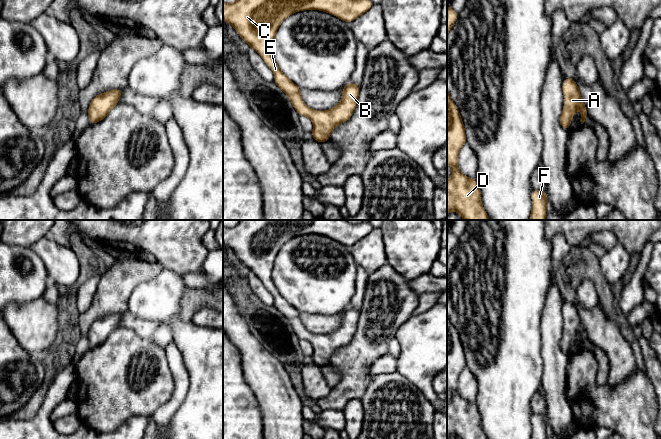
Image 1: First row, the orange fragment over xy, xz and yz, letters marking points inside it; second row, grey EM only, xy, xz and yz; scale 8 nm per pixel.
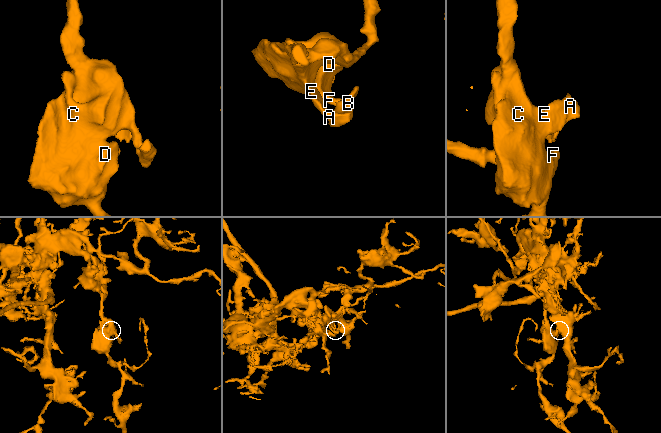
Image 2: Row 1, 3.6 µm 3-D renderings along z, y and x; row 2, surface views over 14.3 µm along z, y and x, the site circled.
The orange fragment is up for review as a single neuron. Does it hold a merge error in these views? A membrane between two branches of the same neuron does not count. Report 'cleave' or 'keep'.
keep

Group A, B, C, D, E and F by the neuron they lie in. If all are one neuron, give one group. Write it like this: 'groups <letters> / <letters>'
groups A B C D E F

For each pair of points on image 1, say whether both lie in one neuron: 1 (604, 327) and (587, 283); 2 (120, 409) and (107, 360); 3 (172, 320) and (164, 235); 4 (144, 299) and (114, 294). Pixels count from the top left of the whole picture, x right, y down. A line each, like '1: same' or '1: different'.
1: different
2: same
3: different
4: different

